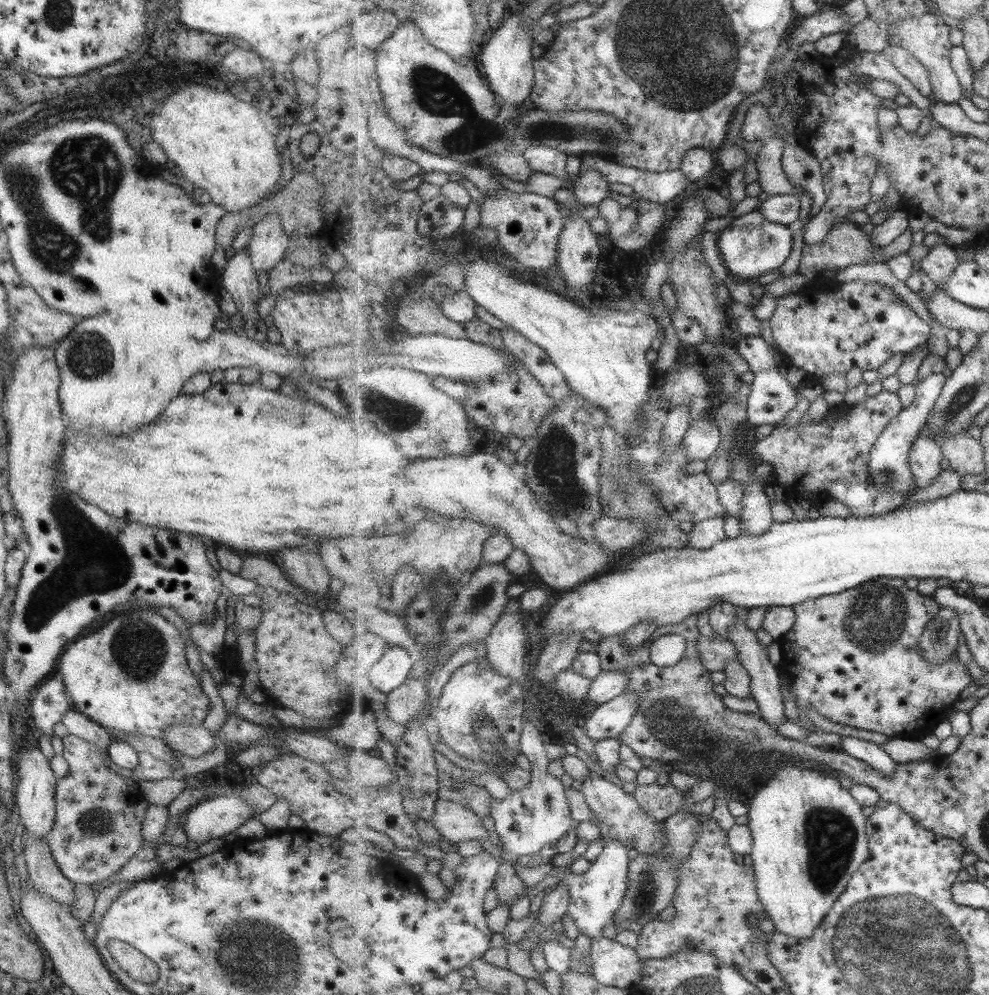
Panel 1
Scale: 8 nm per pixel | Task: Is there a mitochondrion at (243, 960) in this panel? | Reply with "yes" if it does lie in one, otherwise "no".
yes

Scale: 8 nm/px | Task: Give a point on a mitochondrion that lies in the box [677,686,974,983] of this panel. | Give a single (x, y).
(831, 836)

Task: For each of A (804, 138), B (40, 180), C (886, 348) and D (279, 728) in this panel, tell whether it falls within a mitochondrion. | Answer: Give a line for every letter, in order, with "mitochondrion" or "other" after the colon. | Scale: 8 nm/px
A: other
B: other
C: other
D: other

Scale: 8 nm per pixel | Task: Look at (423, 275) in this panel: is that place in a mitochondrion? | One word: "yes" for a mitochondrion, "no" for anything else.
no

